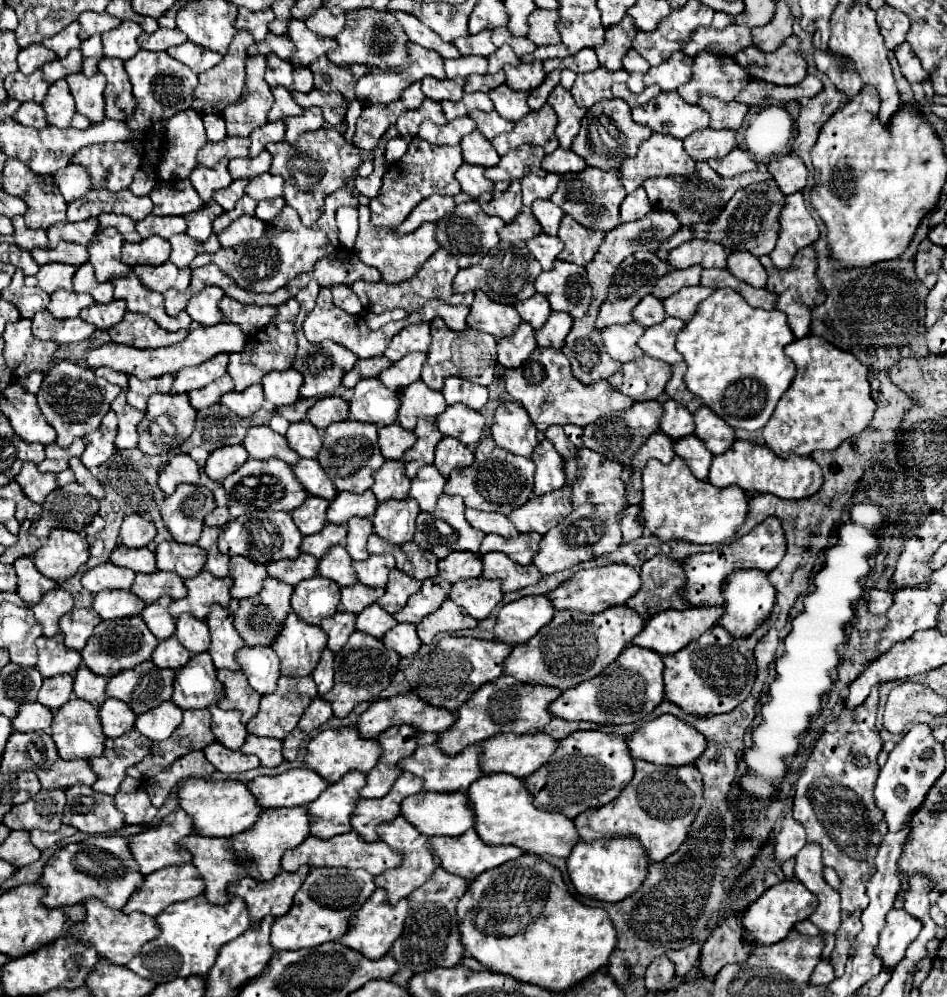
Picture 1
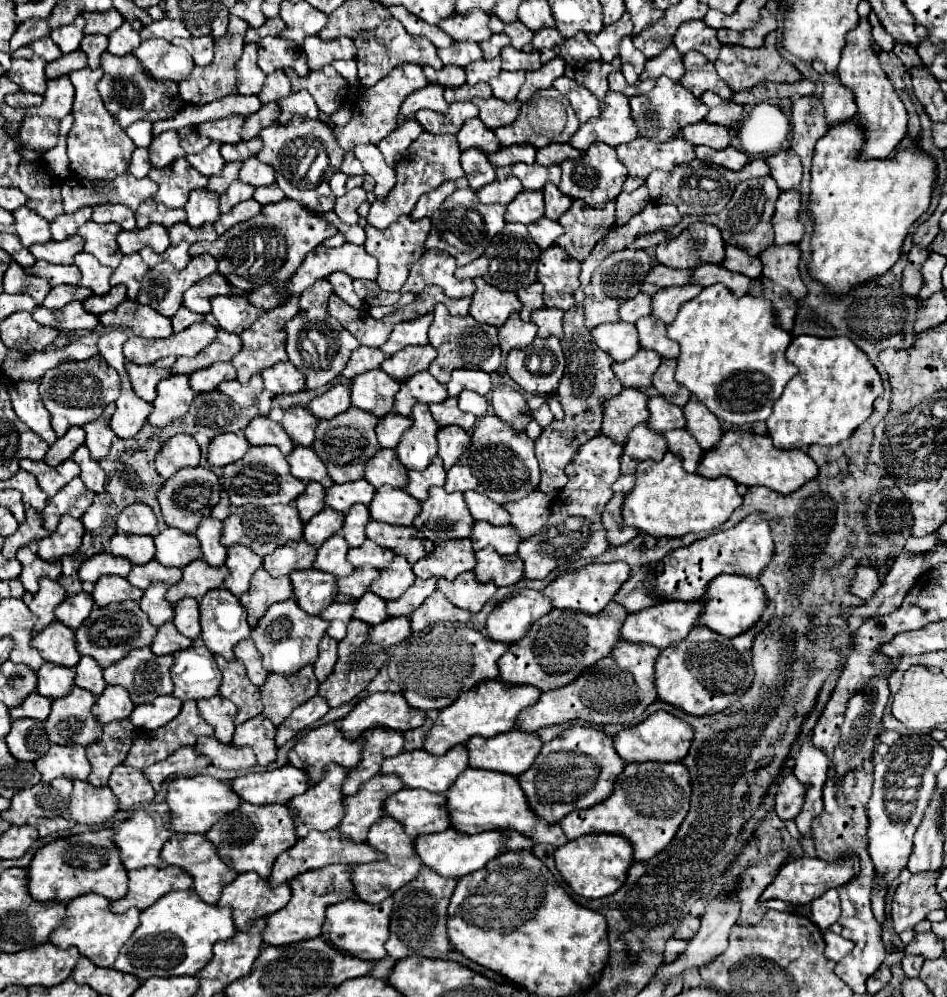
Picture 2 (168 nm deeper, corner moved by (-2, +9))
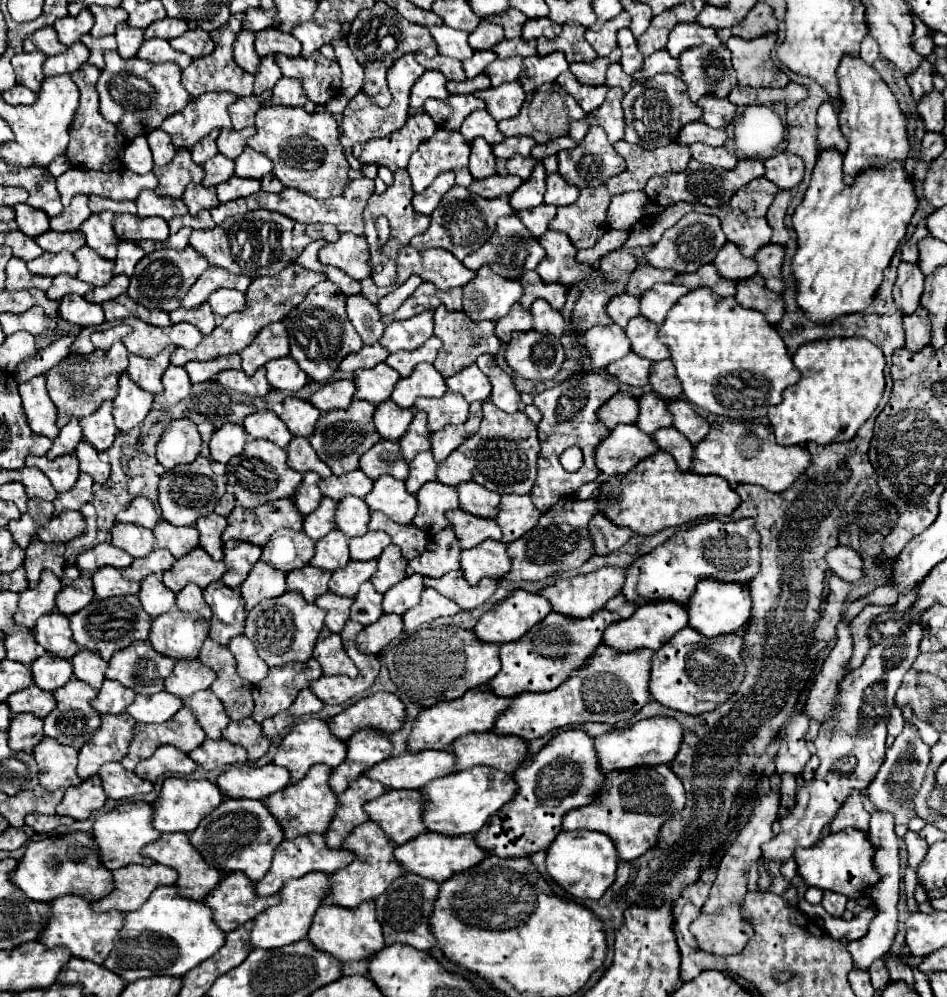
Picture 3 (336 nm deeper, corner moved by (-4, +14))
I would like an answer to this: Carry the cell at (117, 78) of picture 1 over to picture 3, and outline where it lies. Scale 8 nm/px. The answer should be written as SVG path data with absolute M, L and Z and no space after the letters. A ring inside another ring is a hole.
M117 51L105 53L105 69L97 81L97 93L101 103L101 115L117 125L121 133L131 141L137 135L151 133L161 121L173 113L179 113L191 95L181 85L181 69L173 63L149 63L139 57L121 59Z

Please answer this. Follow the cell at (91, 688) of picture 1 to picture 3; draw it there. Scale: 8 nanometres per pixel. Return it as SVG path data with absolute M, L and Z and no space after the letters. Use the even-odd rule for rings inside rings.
M81 649L73 657L73 673L75 673L75 677L89 683L93 689L101 689L101 683L105 681L105 671L107 671L107 663L101 661L99 653Z

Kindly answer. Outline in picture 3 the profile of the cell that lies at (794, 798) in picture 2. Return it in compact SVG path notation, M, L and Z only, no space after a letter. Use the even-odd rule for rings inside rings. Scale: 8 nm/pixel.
M795 713L789 721L789 725L783 729L781 737L781 749L775 759L775 767L779 775L791 773L795 777L803 775L805 765L809 763L811 753L807 751L807 733L809 729L809 719L803 713Z

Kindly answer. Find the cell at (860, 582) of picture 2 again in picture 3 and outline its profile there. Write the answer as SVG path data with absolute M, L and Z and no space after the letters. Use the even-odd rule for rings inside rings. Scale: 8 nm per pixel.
M837 545L835 549L831 549L827 553L827 563L829 567L845 581L849 583L855 583L855 581L861 581L865 577L863 573L863 559L857 551L853 551L851 547L843 547L843 545Z

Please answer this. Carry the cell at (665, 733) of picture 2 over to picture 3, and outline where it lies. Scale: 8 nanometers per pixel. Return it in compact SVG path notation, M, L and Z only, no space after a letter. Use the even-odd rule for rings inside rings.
M673 717L643 719L631 725L629 729L615 729L595 737L599 765L605 773L613 769L629 769L637 765L661 765L661 763L669 765L679 753L681 743L683 743L683 727Z

